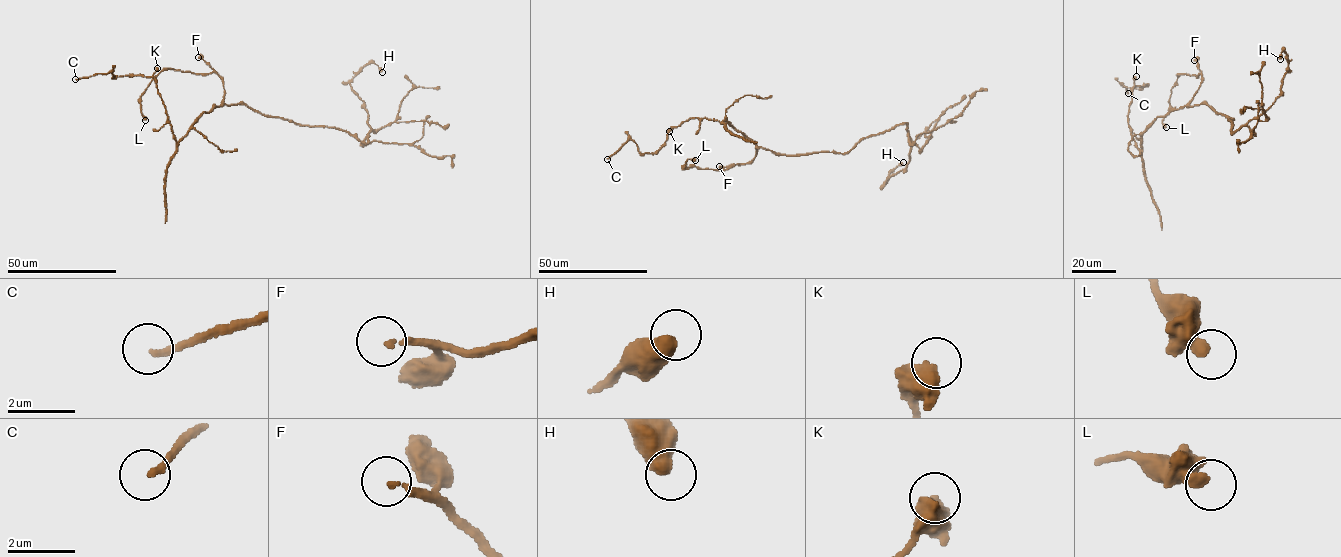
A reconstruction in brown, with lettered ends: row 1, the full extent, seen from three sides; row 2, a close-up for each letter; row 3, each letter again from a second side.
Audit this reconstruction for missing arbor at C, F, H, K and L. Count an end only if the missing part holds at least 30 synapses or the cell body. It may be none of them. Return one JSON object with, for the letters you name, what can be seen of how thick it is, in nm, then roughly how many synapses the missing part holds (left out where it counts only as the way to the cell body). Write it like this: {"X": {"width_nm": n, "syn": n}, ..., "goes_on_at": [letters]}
{"C": {"width_nm": 190, "syn": 35}, "F": {"width_nm": 140, "syn": 40}, "goes_on_at": ["C", "F"]}

